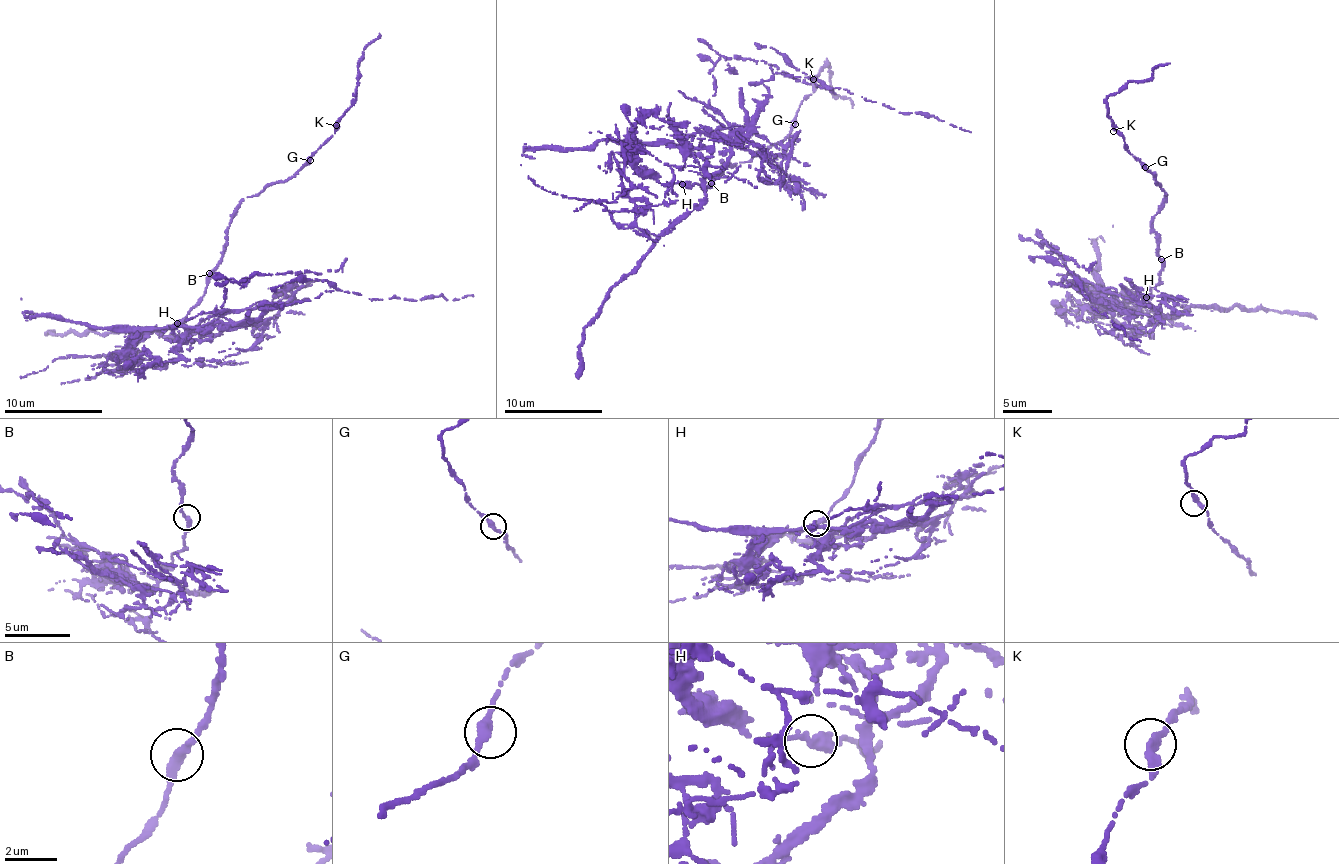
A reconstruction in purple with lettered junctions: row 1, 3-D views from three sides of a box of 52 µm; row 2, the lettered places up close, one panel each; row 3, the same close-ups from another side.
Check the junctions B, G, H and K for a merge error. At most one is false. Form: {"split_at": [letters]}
{"split_at": ["H"]}

